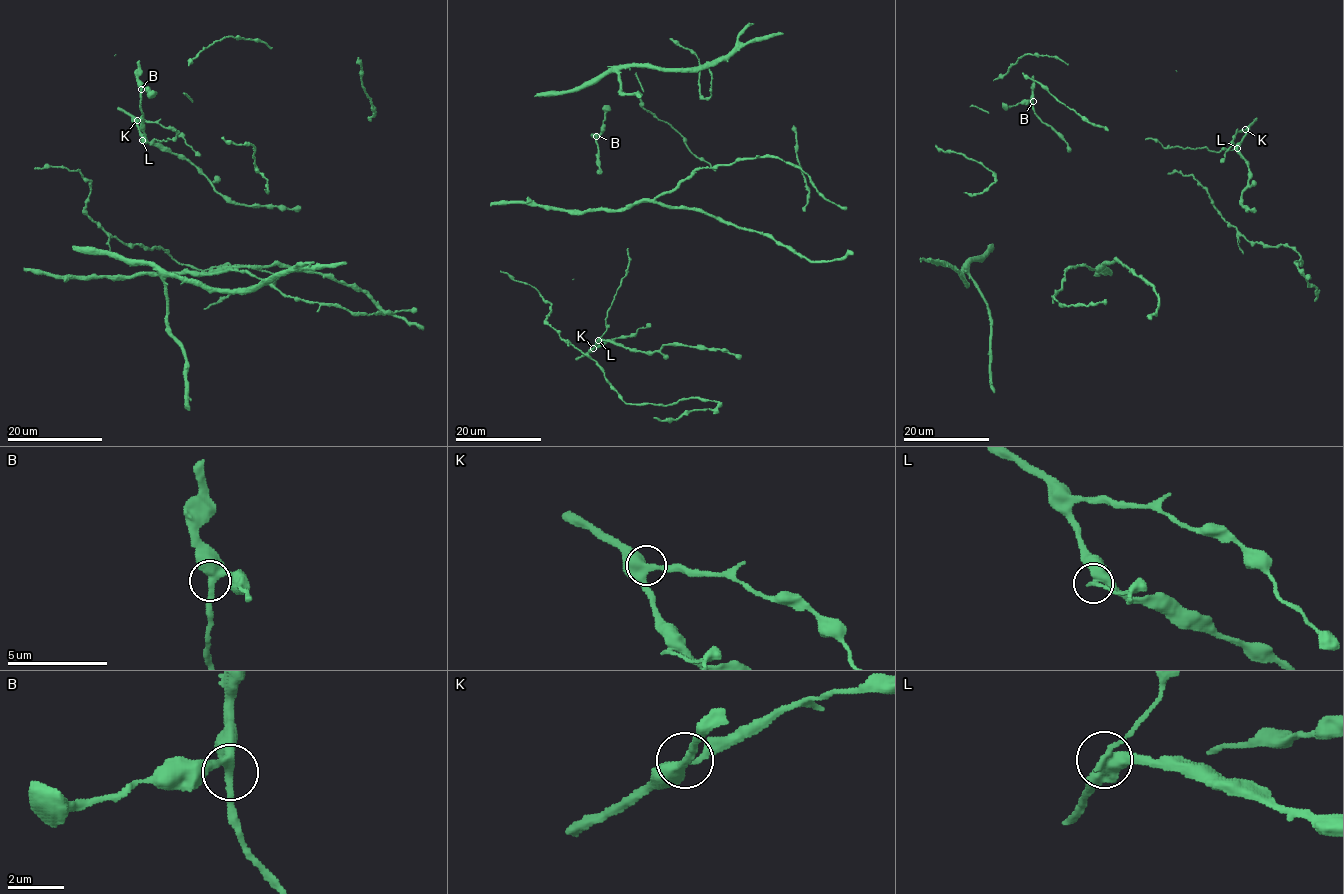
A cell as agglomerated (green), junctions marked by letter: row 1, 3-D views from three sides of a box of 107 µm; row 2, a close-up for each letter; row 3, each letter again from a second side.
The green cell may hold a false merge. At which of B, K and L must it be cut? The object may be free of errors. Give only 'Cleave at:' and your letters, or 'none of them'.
Cleave at: L

